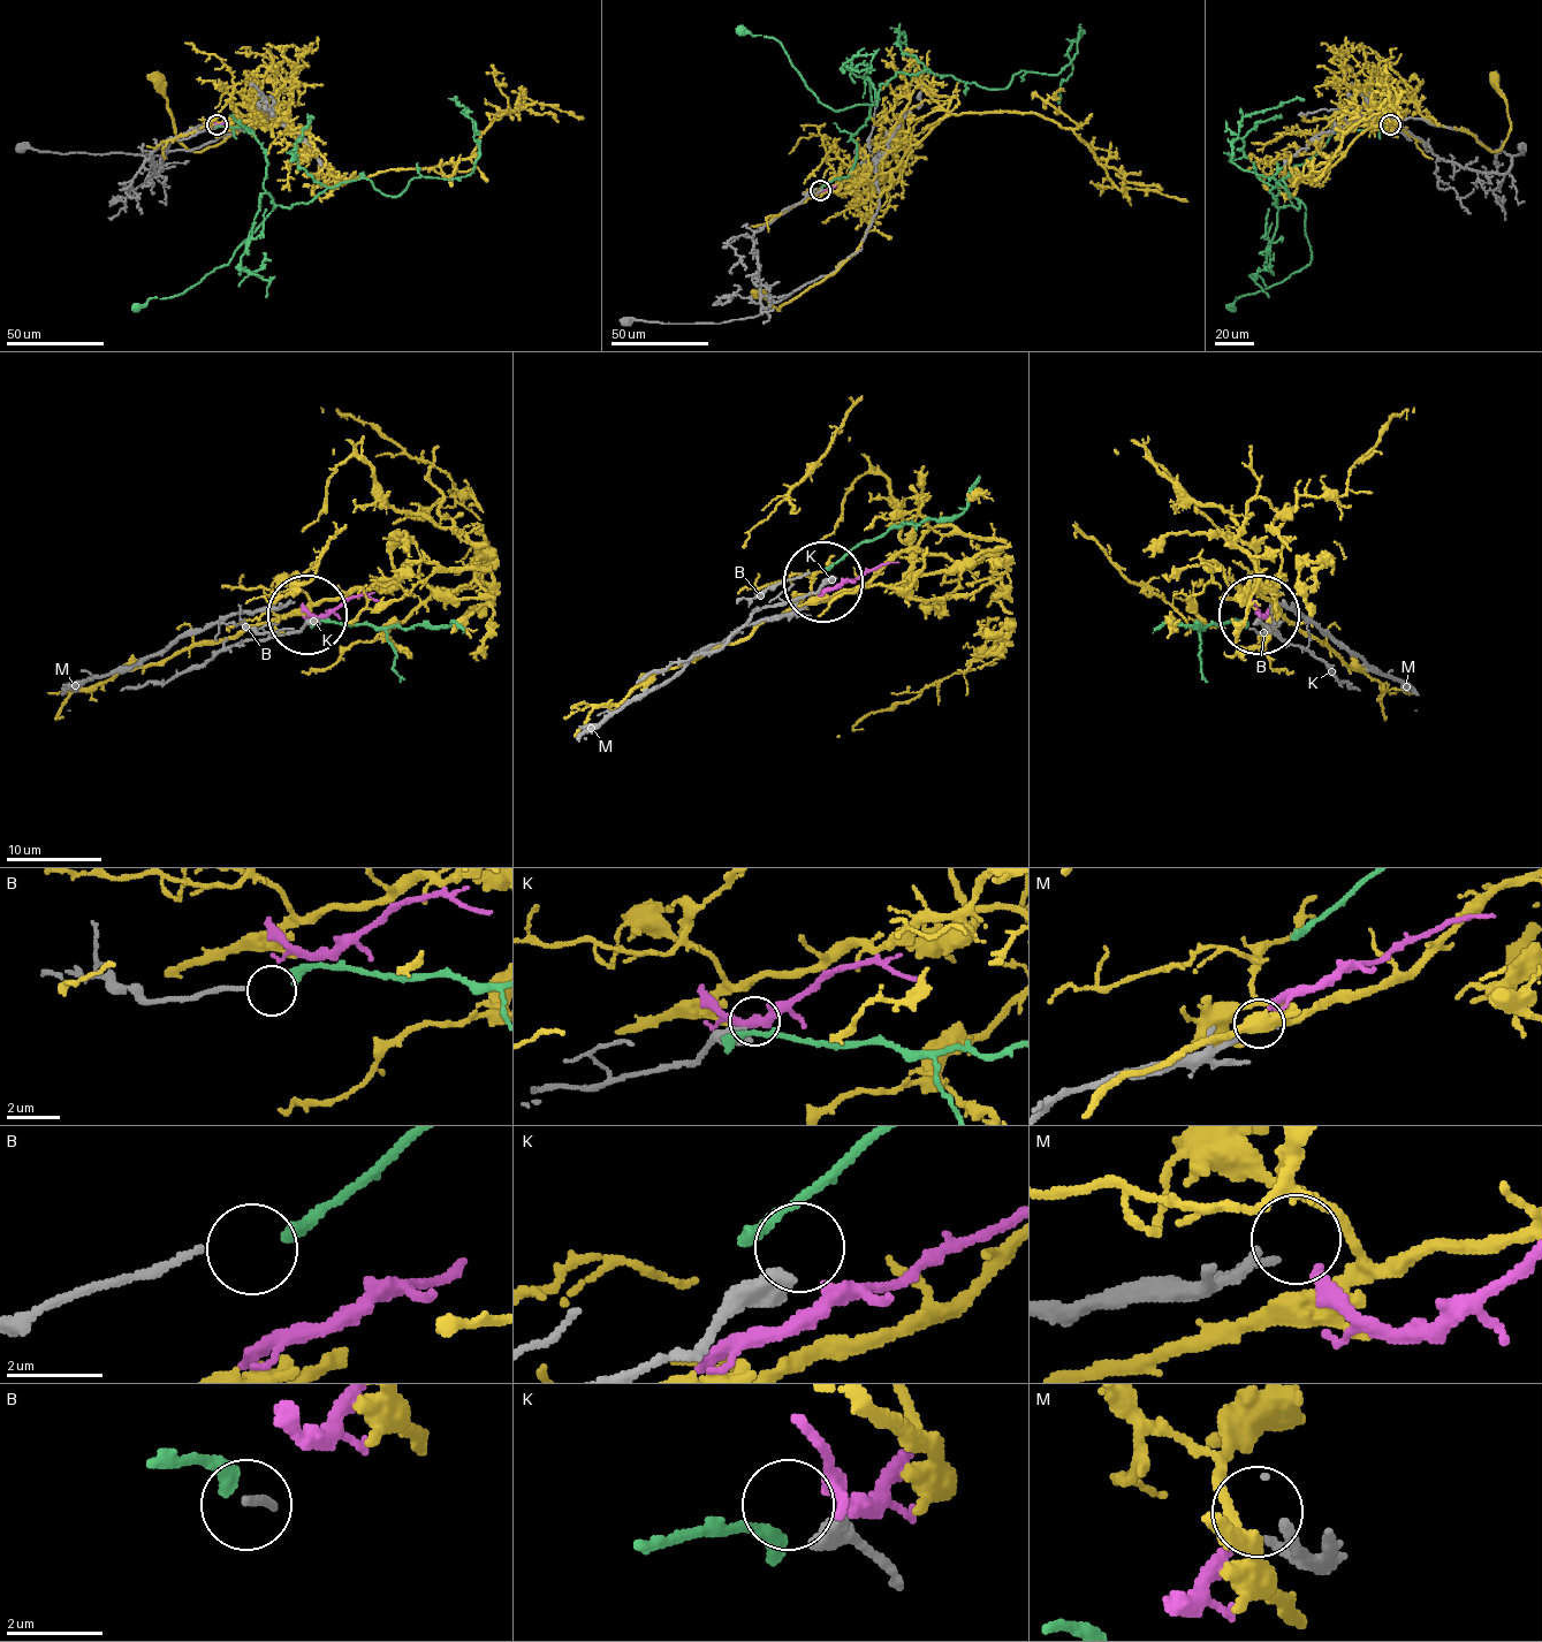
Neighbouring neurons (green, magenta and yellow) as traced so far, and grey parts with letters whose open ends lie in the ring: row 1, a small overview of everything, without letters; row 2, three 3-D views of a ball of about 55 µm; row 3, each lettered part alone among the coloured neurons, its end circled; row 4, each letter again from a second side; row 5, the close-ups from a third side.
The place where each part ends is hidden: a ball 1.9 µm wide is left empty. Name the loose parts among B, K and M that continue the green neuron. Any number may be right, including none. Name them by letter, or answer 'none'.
B

